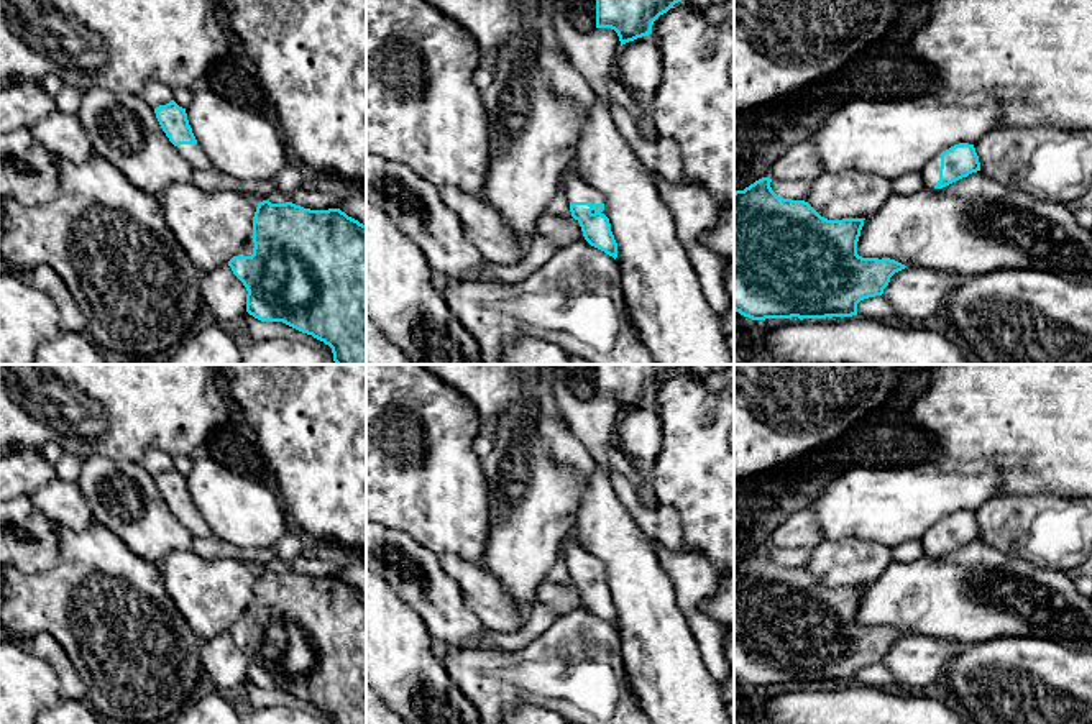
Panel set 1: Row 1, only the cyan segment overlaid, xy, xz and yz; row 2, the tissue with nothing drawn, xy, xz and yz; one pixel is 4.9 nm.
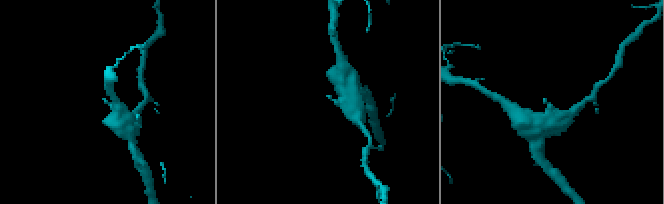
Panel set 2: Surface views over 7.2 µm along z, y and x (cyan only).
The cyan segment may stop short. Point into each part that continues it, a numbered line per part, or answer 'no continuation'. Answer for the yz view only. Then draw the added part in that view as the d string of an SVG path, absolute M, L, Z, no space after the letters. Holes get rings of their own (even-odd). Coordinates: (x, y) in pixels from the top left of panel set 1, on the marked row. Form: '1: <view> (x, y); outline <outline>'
1: yz (930, 174); outline M934 156L926 166L920 171L921 172L921 186L928 190L934 190L934 186L939 181L939 167L941 167L941 156Z

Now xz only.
1: xz (577, 189); outline M567 167L560 174L560 184L565 186L565 197L568 202L604 204L604 197L581 177L576 177L571 167Z

